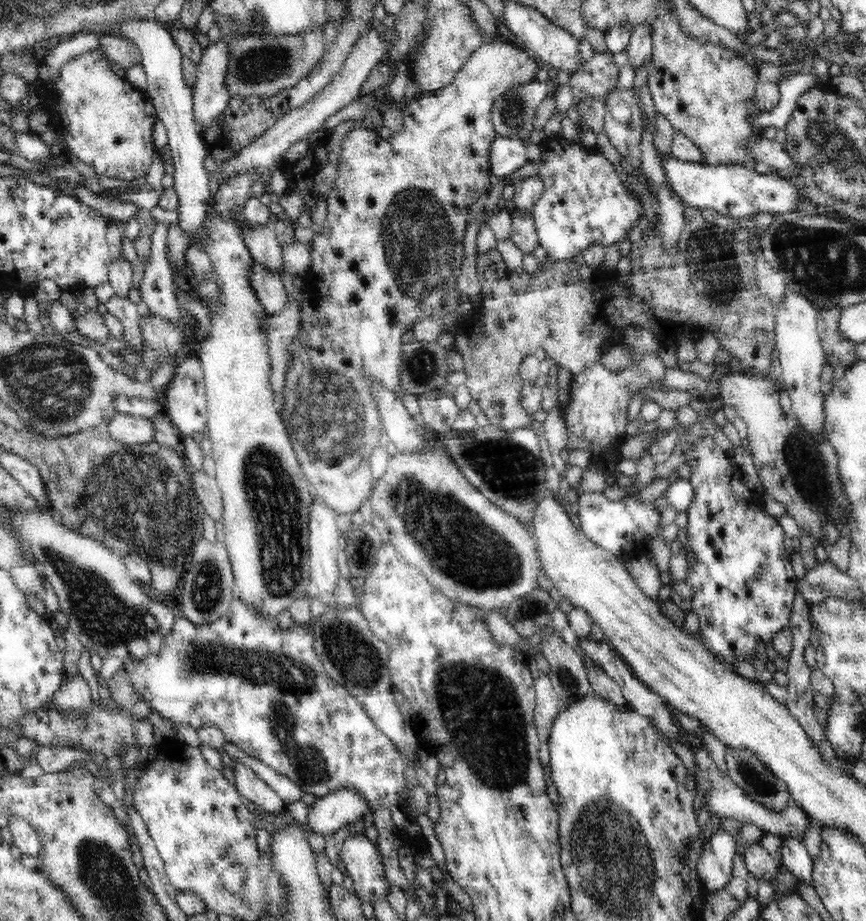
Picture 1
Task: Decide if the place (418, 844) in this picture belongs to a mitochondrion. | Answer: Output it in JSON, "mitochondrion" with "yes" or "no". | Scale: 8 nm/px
{"mitochondrion":"no"}

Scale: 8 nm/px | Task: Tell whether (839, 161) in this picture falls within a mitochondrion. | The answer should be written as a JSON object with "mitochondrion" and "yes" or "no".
{"mitochondrion":"yes"}

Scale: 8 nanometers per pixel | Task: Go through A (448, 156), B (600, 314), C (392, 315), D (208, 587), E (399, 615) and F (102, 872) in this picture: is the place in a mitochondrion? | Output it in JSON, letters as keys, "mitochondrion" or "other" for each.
{"A":"other","B":"other","C":"other","D":"mitochondrion","E":"other","F":"mitochondrion"}

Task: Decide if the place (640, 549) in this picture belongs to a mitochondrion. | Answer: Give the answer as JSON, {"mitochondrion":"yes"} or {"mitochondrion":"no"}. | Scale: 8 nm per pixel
{"mitochondrion":"no"}

